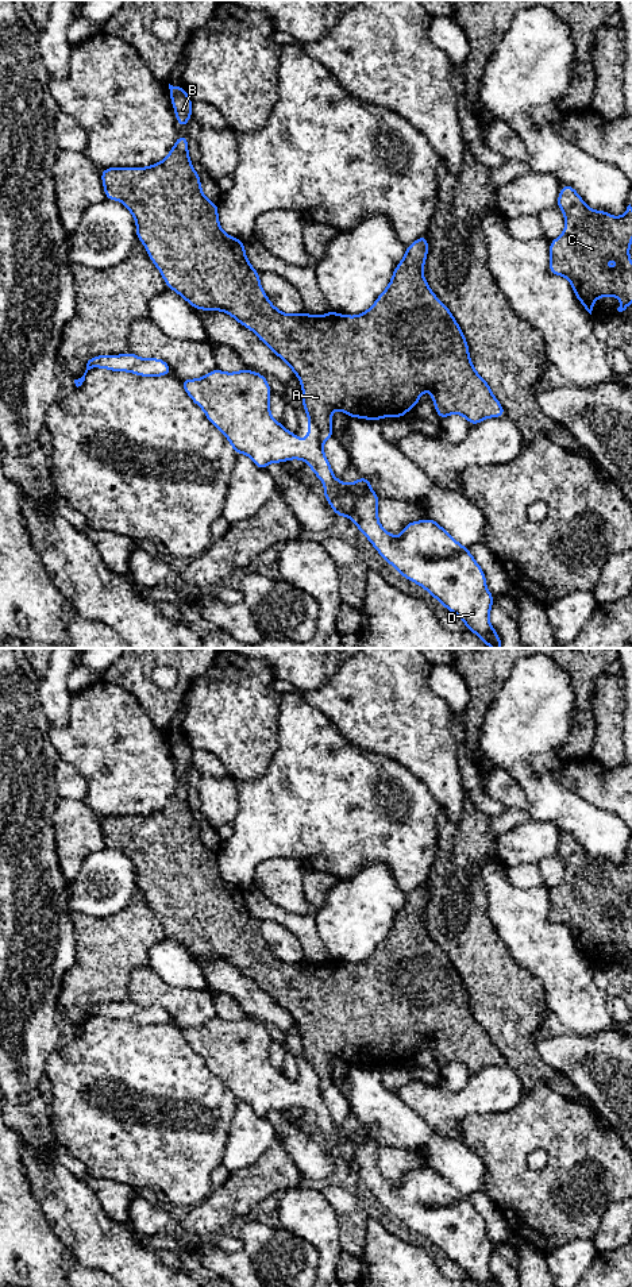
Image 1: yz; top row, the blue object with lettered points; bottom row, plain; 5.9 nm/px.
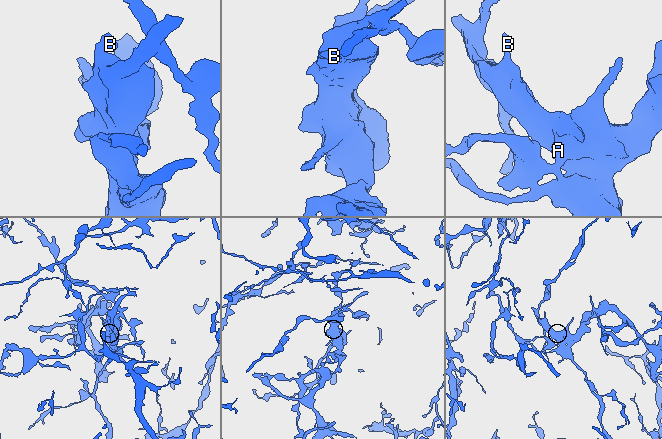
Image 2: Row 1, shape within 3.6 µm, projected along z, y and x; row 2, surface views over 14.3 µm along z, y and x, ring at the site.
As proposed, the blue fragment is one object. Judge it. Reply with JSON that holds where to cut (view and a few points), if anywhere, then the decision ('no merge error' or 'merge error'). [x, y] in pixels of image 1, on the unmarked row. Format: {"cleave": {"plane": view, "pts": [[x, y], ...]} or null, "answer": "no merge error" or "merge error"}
{"cleave": {"plane": "yz", "pts": [[309, 1066], [323, 1090]]}, "answer": "merge error"}

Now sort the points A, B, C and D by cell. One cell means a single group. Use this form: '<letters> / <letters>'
A B C / D

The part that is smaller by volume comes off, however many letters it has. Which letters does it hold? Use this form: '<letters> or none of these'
A, B, C

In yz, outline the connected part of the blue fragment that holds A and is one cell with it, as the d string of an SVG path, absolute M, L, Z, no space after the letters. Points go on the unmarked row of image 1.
M180 783L167 805L149 816L109 816L100 820L107 848L119 848L134 863L136 886L161 920L166 935L177 940L193 956L221 959L242 974L250 976L261 990L284 1007L298 1025L302 1036L302 1055L316 1072L320 1088L334 1084L331 1064L340 1057L348 1066L381 1068L388 1064L404 1066L415 1056L419 1045L428 1037L439 1067L452 1061L465 1064L470 1074L489 1066L502 1066L505 1059L492 1041L488 1030L475 1020L465 983L448 956L433 943L423 925L428 902L427 885L423 883L408 894L402 909L396 914L389 935L378 944L371 956L358 964L327 960L312 964L282 962L261 936L259 921L248 912L244 890L227 883L220 872L217 851L211 851L203 841L197 820L188 801L188 786Z

